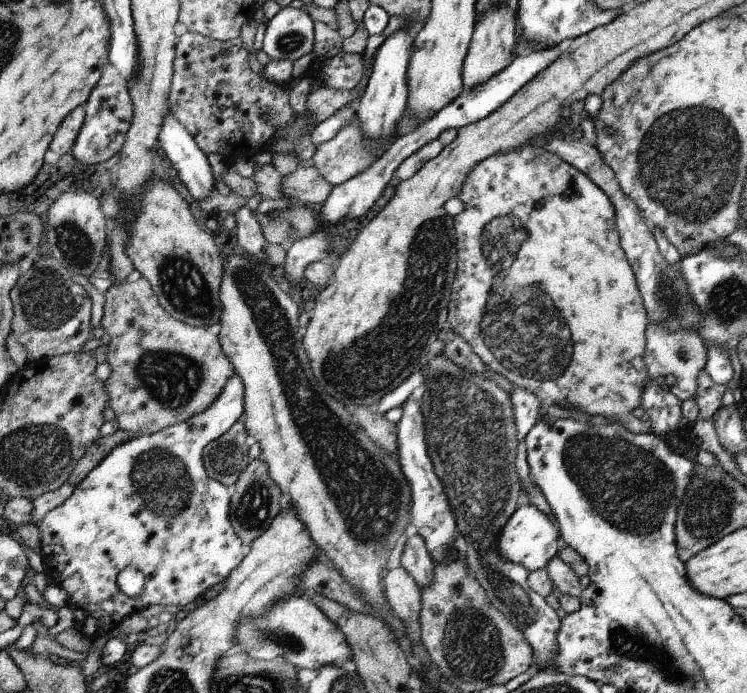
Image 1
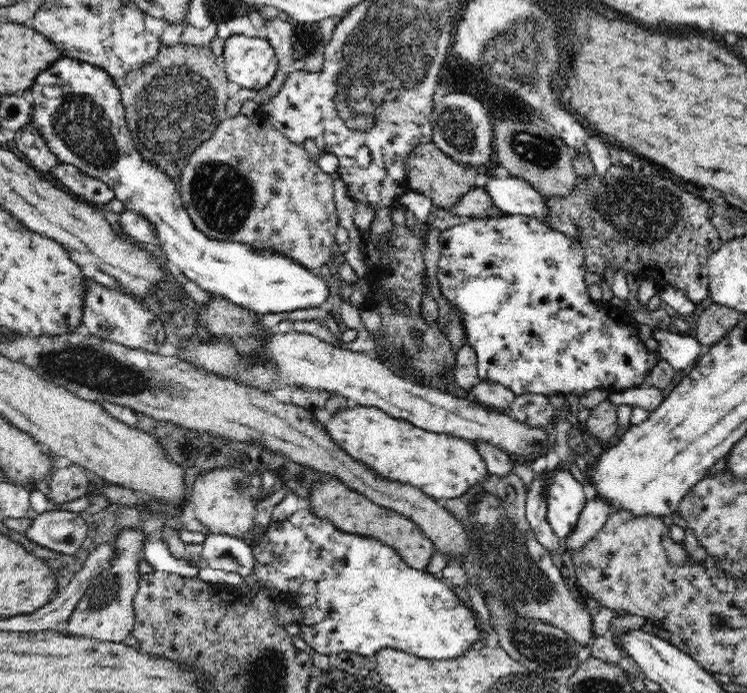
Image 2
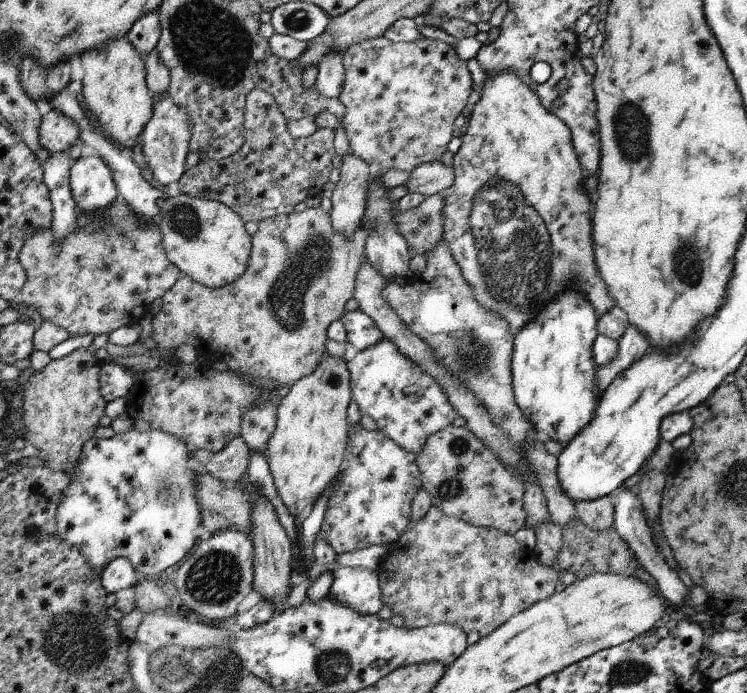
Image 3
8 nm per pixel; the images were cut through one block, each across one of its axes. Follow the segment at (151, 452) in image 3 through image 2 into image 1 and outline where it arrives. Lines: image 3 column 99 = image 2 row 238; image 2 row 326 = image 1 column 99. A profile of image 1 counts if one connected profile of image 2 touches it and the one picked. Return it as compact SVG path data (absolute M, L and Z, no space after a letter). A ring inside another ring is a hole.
M234 374L228 378L218 398L210 404L204 412L197 414L192 419L185 420L183 423L176 423L171 427L163 428L162 431L149 435L138 436L124 444L114 447L110 451L110 454L108 454L100 464L97 464L84 480L81 480L75 486L70 498L68 498L64 504L58 506L58 508L48 512L39 522L42 549L41 557L45 568L44 572L46 576L53 580L55 585L63 588L68 593L67 606L73 610L73 614L76 618L75 627L84 636L95 639L105 635L128 616L141 612L152 605L162 605L163 607L174 606L178 608L188 606L188 604L192 604L202 592L206 592L208 588L212 588L212 586L224 582L226 577L242 562L247 549L244 548L240 537L234 532L229 517L232 489L208 476L203 463L203 450L209 442L219 439L225 432L228 432L228 429L242 416L244 412L244 389L242 379L240 376ZM129 564L132 564L136 570L143 572L146 577L146 584L144 584L144 588L142 588L142 594L139 594L138 597L126 595L120 591L120 588L116 584L116 577L120 574L120 571Z

